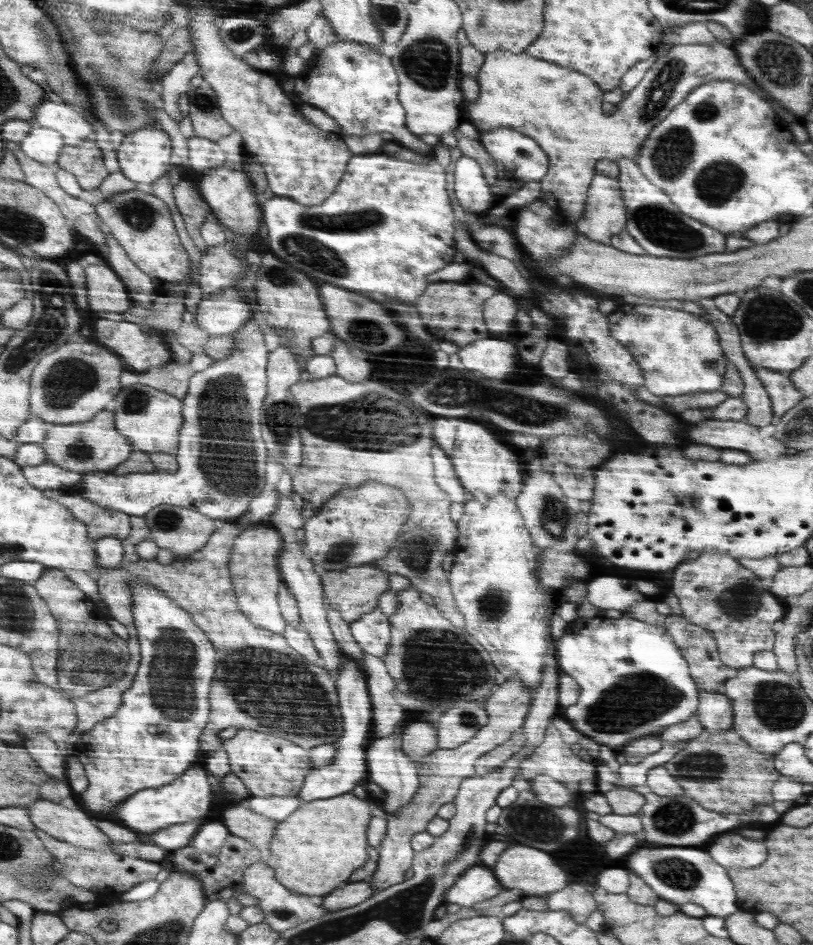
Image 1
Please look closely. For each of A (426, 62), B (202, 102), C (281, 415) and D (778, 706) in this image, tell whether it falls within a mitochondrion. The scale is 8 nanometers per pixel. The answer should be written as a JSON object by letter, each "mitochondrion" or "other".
{"A":"mitochondrion","B":"mitochondrion","C":"mitochondrion","D":"mitochondrion"}

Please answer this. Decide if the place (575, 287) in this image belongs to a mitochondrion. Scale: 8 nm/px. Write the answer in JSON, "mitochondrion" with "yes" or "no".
{"mitochondrion":"no"}

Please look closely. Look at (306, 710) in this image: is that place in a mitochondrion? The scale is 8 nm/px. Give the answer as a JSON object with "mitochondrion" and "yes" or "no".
{"mitochondrion":"yes"}

